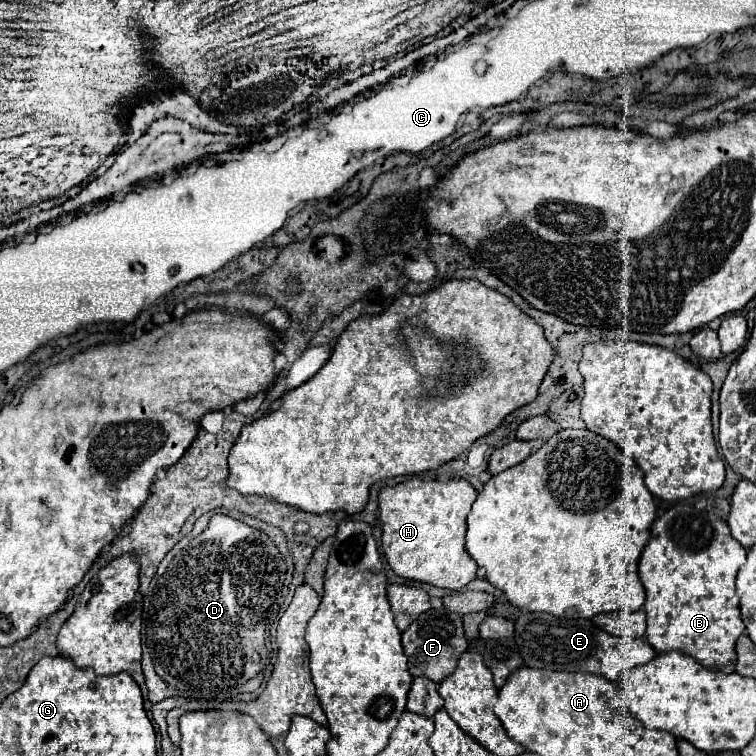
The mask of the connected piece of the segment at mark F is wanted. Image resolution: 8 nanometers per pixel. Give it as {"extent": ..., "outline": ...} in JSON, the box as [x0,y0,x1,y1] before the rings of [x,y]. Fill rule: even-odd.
{"extent":[402,608,468,682],"outline":[[[432,608],[402,632],[402,646],[410,660],[412,676],[426,676],[430,680],[442,682],[446,676],[450,676],[456,670],[460,654],[468,648],[468,640],[462,630],[462,616],[452,614],[446,608],[440,610]]]}

